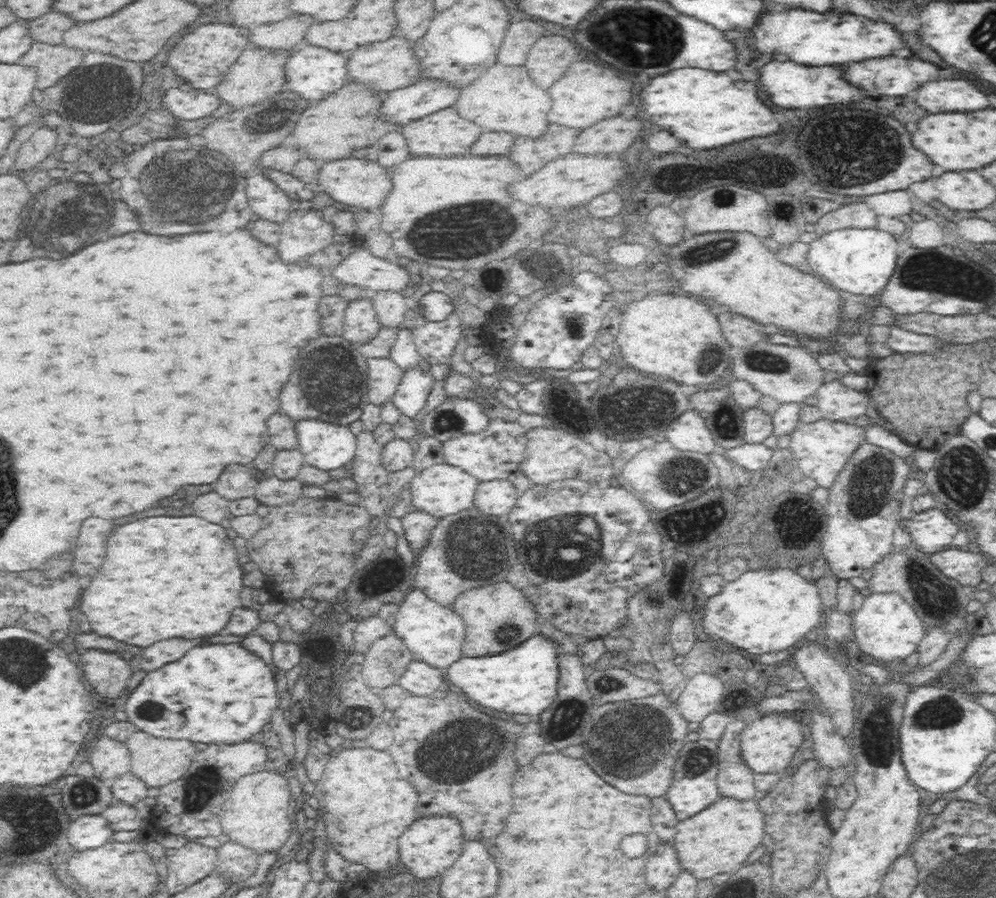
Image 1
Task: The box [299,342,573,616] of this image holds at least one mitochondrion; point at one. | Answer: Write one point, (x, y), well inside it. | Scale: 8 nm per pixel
(471, 539)

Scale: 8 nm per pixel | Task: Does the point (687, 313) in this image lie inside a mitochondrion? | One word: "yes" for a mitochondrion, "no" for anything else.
no

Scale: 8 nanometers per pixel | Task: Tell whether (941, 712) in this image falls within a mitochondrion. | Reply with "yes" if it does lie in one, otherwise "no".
yes

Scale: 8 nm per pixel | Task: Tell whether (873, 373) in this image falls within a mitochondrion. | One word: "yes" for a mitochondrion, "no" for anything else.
no

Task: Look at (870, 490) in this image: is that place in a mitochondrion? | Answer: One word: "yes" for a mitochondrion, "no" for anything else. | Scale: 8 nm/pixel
yes

